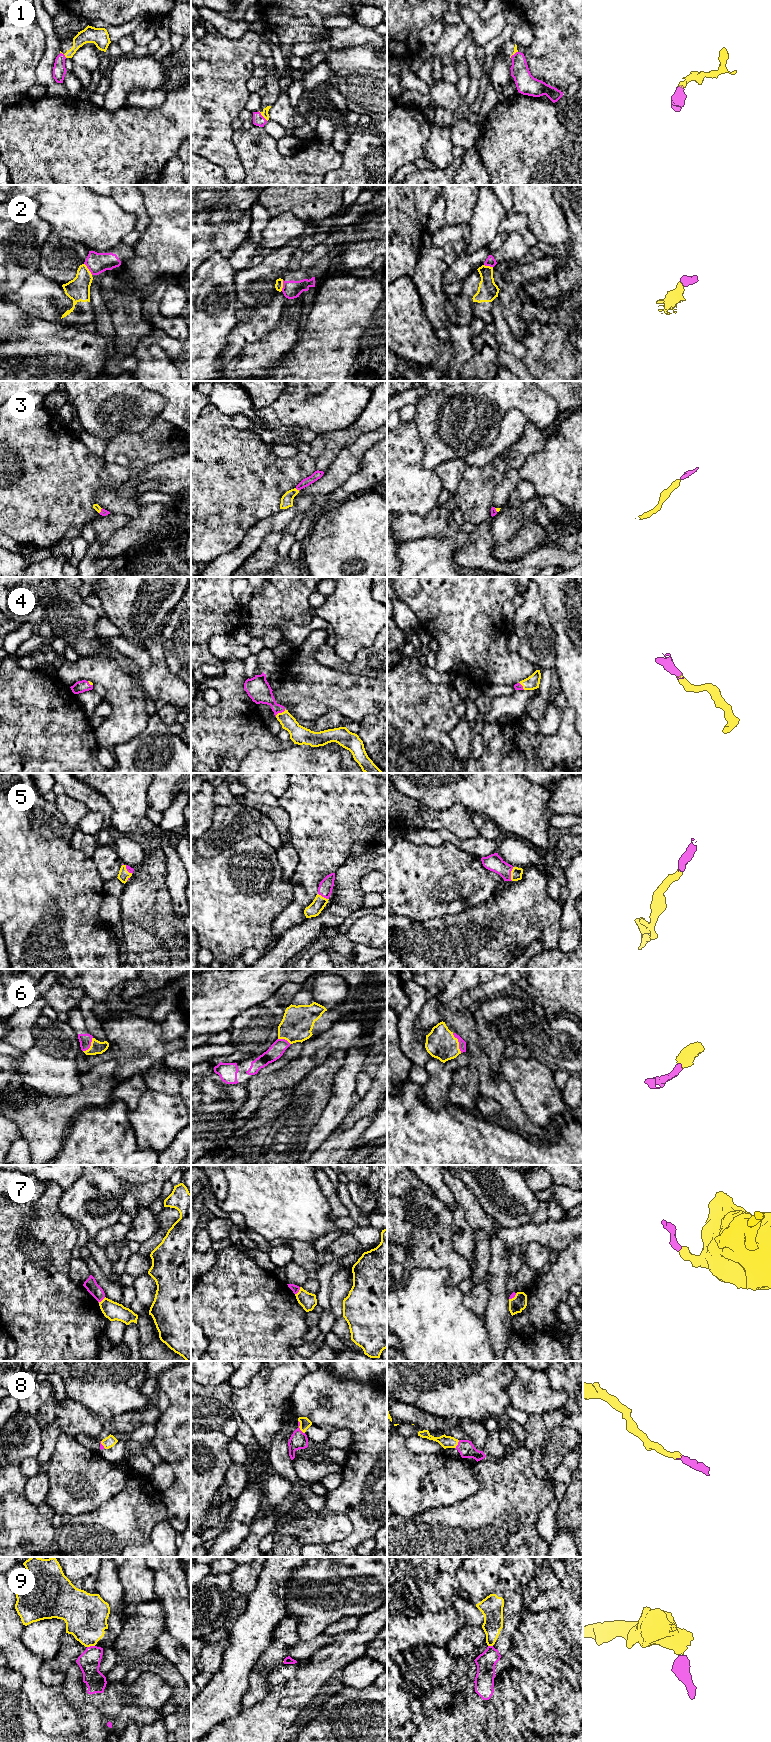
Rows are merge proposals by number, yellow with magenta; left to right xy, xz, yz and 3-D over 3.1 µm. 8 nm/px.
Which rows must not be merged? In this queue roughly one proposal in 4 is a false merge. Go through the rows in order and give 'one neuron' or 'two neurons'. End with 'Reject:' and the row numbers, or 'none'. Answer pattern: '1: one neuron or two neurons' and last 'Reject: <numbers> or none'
1: one neuron
2: two neurons
3: one neuron
4: one neuron
5: one neuron
6: one neuron
7: two neurons
8: one neuron
9: two neurons
Reject: 2, 7, 9

